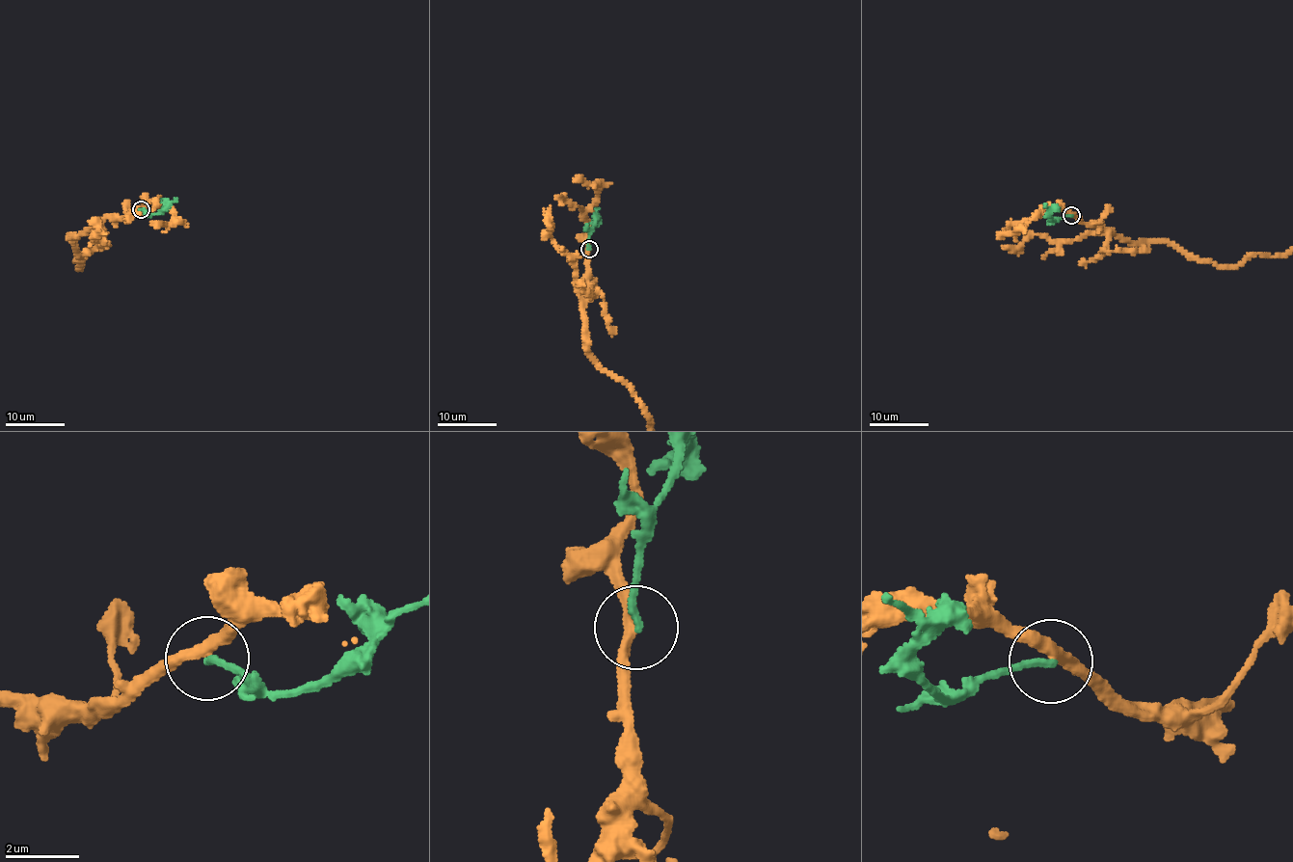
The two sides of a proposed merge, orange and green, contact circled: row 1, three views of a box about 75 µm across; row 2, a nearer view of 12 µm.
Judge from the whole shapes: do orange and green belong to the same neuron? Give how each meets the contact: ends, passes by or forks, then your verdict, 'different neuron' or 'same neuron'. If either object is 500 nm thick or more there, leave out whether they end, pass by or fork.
orange passes by; green ends there; different neuron

